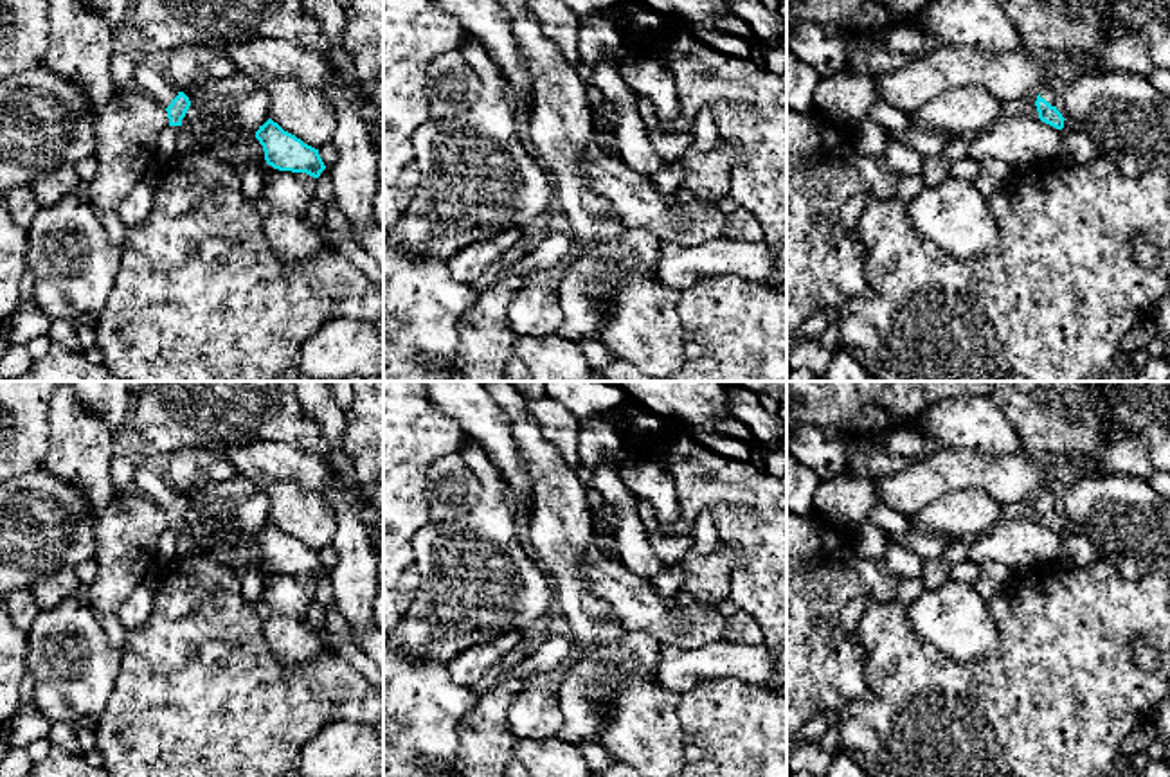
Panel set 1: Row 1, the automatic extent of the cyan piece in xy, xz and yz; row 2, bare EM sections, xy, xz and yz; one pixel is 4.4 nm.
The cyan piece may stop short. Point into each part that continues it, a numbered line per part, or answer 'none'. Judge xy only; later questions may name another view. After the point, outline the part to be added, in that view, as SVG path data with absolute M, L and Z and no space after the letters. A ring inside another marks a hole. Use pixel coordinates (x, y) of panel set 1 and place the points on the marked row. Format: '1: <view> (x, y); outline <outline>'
1: xy (148, 80); outline M139 59L135 67L131 81L139 86L139 92L148 94L164 108L167 108L180 92L171 85L166 74L155 70L148 61L142 59Z

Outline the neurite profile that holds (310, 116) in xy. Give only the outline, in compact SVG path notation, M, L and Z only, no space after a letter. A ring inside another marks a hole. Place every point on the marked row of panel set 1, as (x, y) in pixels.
M281 77L261 85L270 101L270 119L304 144L319 149L331 142L335 108L324 92L311 92L297 79Z

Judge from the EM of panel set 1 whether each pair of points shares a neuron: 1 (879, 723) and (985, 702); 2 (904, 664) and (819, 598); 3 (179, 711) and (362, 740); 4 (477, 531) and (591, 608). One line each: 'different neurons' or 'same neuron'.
1: same neuron
2: different neurons
3: different neurons
4: different neurons

